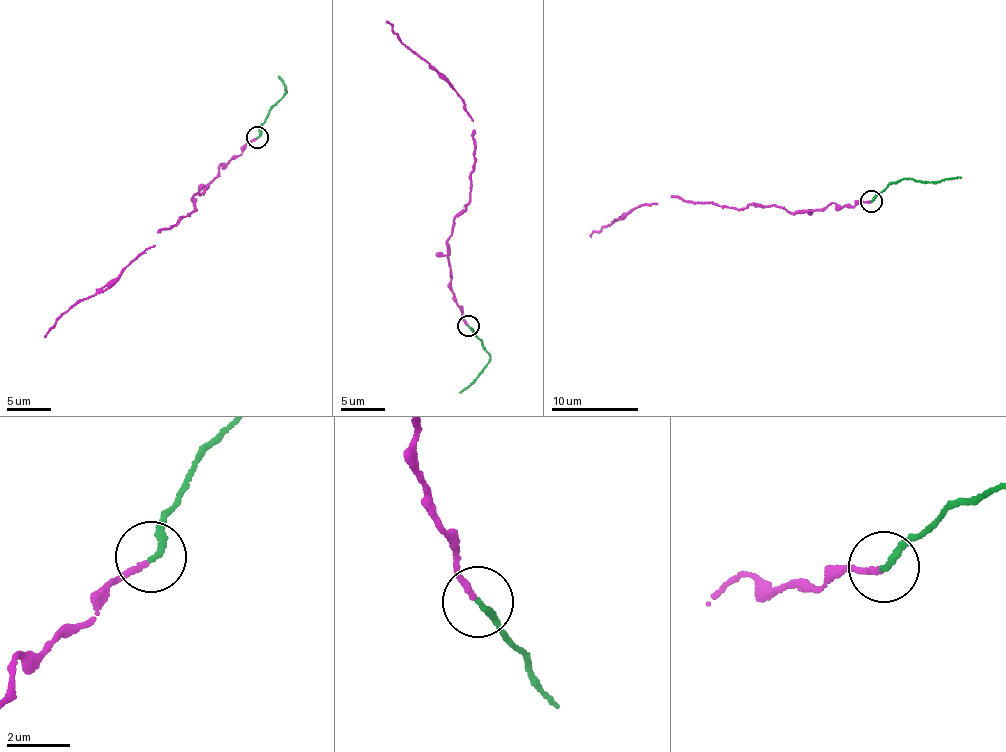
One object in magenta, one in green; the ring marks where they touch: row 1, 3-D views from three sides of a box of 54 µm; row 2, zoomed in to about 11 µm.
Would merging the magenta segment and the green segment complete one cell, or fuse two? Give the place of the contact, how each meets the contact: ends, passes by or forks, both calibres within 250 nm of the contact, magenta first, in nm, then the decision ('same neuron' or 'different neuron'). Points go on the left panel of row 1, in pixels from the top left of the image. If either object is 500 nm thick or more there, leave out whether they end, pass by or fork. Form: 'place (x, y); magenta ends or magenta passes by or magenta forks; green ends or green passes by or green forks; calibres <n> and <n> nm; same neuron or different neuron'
place (257, 137); magenta ends; green ends; calibres 170 and 200 nm; same neuron

